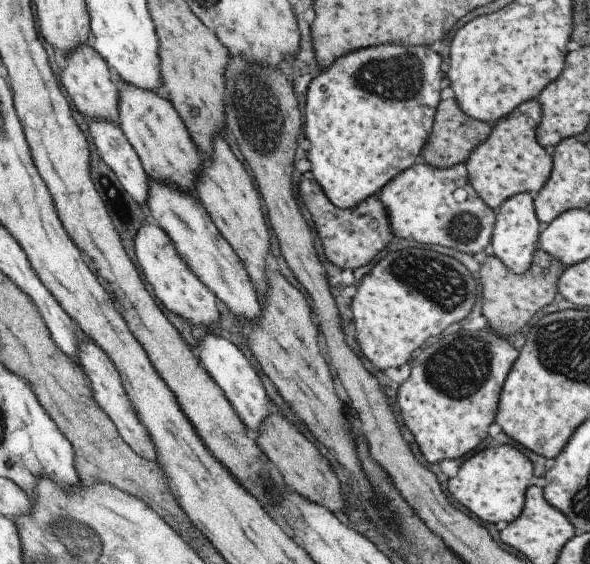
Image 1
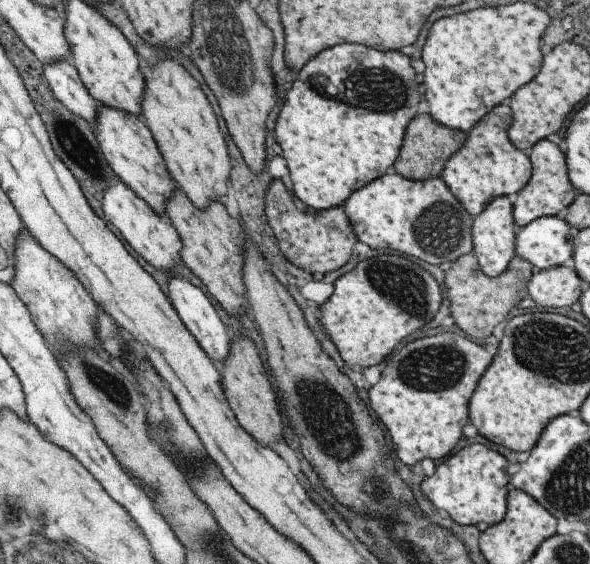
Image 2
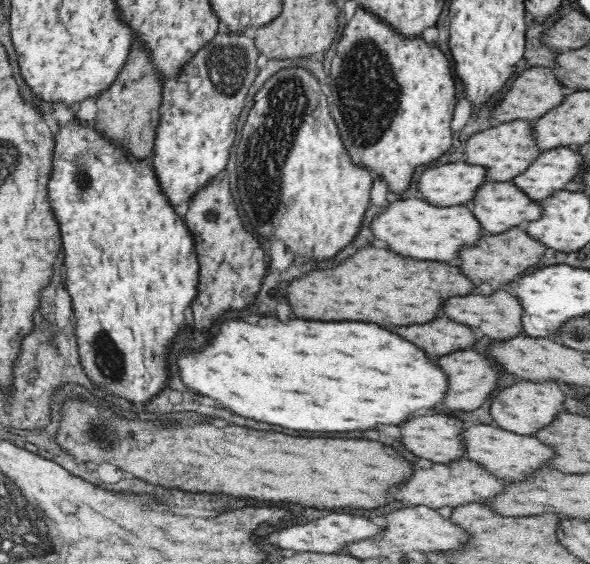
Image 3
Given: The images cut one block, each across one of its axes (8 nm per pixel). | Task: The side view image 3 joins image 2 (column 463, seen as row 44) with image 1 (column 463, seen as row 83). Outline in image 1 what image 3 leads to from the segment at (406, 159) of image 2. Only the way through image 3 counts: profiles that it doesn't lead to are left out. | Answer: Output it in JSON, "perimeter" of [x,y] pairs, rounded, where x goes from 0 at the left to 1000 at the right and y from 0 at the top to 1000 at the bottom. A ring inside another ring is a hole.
{"perimeter":[[[758,174],[739,188],[727,245],[714,262],[712,285],[737,298],[761,298],[775,289],[786,289],[805,259],[825,248],[834,222],[829,216],[812,216],[798,206],[788,206],[778,195],[771,174]]]}

